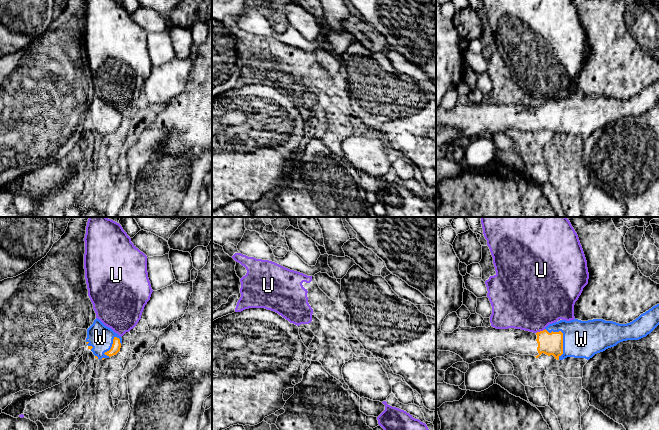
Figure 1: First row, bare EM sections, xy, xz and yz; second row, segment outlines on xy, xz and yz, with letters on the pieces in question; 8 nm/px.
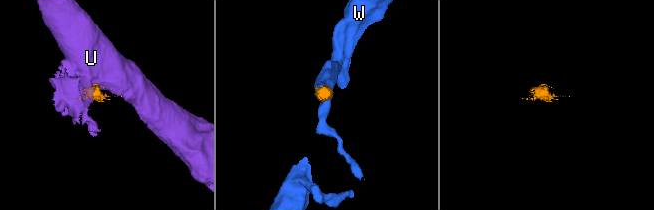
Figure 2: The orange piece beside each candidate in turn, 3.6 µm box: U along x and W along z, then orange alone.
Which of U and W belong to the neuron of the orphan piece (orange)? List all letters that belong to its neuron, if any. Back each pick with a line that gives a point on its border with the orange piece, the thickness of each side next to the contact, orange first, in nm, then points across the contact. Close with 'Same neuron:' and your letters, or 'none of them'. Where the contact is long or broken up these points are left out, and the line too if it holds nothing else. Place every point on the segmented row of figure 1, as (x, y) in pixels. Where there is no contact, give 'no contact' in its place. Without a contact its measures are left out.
W: contact yz (562, 338); calibres 180 and 300 nm
Same neuron: W

